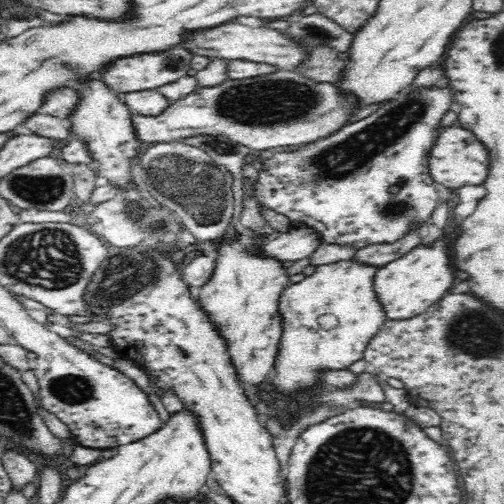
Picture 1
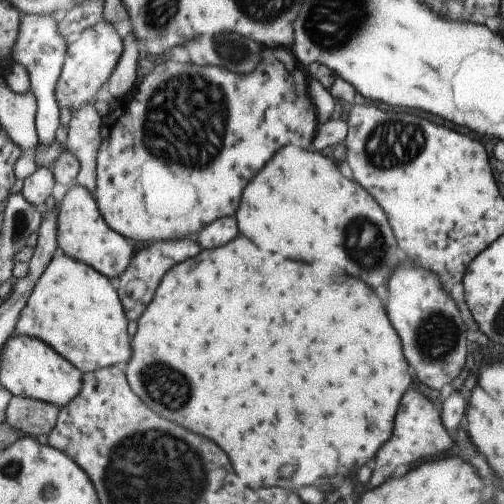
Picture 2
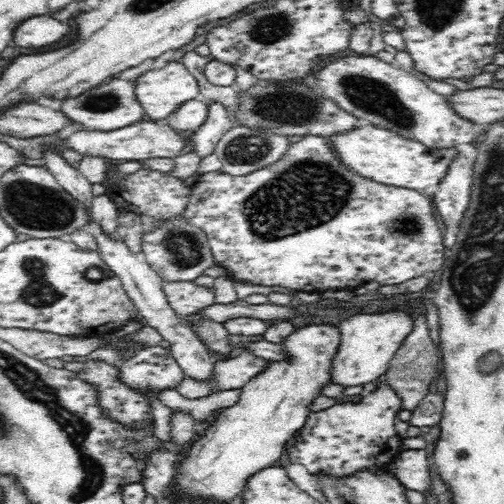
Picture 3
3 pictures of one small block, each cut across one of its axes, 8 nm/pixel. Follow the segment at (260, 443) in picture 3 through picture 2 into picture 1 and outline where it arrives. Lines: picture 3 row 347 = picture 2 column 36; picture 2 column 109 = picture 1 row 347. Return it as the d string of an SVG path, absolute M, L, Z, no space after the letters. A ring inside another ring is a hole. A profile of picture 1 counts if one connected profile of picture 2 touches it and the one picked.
M356 258L320 264L314 268L312 276L306 276L302 282L290 284L280 298L280 316L282 316L282 356L276 360L272 382L284 390L284 394L296 394L300 390L308 390L310 386L322 384L320 370L346 370L356 360L362 360L370 340L380 332L384 322L388 320L384 306L380 304L374 288L374 278L378 274L378 266L358 262Z

